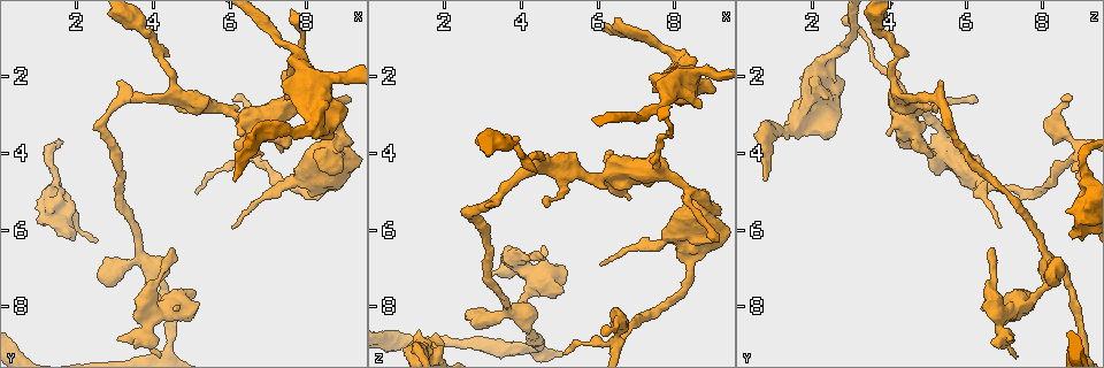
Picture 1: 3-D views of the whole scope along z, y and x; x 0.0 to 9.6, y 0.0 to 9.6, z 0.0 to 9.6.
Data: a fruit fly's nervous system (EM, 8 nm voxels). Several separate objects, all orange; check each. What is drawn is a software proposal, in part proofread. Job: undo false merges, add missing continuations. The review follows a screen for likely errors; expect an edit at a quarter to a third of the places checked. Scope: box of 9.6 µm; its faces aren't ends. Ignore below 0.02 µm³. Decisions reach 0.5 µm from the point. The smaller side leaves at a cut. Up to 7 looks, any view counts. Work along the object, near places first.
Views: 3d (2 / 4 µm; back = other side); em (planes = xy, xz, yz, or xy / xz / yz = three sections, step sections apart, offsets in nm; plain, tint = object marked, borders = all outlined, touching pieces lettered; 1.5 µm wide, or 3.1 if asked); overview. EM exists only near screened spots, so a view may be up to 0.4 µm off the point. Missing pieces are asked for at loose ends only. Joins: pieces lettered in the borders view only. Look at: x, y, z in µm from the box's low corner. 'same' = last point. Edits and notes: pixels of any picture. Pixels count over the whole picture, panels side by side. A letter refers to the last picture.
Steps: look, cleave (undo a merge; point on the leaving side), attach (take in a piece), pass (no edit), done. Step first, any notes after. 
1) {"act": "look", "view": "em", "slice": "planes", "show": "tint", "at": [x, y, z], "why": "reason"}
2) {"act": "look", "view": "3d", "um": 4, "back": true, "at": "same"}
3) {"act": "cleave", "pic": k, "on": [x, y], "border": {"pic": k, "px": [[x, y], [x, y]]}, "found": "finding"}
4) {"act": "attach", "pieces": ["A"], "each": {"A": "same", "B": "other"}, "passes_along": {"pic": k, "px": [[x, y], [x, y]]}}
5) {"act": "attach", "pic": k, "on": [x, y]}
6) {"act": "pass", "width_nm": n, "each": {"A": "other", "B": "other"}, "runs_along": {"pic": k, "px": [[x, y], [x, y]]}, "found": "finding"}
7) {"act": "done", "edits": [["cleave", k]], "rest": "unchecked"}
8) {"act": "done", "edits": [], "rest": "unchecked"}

{"act": "look", "view": "em", "slice": "planes", "show": "plain", "at": [7.55, 4.80, 6.45], "why": "thick turns thin"}

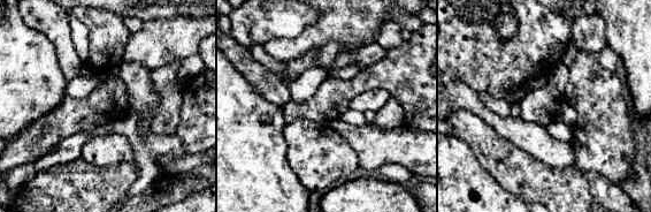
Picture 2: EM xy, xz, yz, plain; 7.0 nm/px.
{"act": "look", "view": "em", "slice": "planes", "show": "borders", "at": "same"}

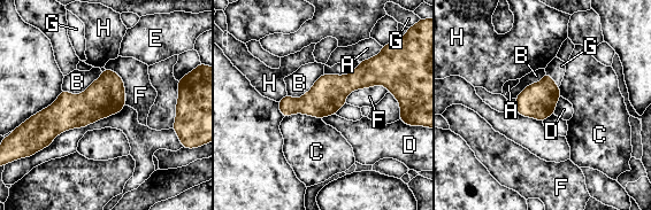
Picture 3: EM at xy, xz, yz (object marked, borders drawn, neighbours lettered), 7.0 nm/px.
{"act": "pass", "width_nm": 260, "each": {"A": "other", "B": "other", "C": "other", "D": "other", "E": "other", "F": "other", "G": "other", "H": "other"}, "found": "all the same cell"}

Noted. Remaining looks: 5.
{"act": "look", "view": "em", "slice": "planes", "show": "borders", "at": [6.15, 4.70, 0.75], "why": "thin end"}

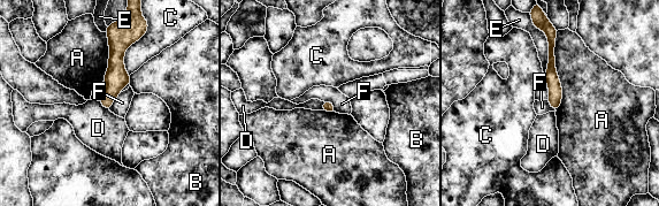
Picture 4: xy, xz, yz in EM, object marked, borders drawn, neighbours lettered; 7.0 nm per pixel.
{"act": "pass", "each": {"A": "other", "B": "other", "C": "other", "D": "other", "E": "other", "F": "other"}, "runs_along": {"pic": 4, "px": [[115, 35], [116, 77], [107, 105]]}, "found": "no lettered piece goes on from it"}

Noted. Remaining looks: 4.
{"act": "look", "view": "3d", "um": 4, "at": [3.60, 0.65, 3.70], "why": "calibre changes"}

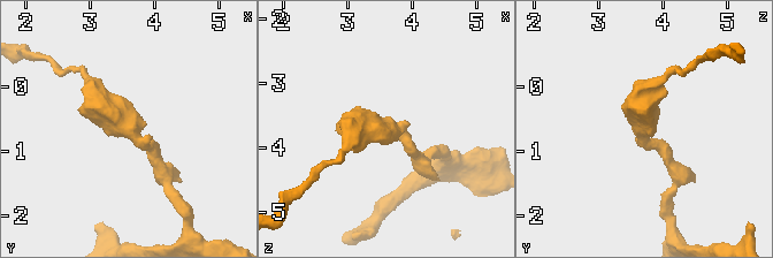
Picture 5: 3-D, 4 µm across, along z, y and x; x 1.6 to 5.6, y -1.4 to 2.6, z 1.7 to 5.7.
{"act": "look", "view": "em", "slice": "planes", "show": "borders", "at": [3.60, 0.60, 3.75], "why": "now the EM"}

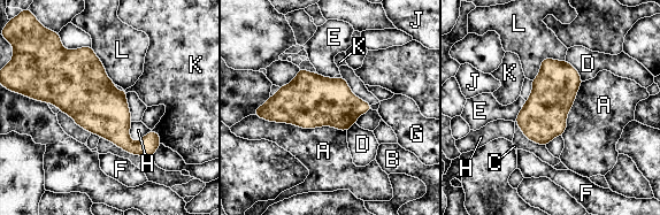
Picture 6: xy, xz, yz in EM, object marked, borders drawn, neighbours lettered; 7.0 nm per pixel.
{"act": "pass", "longest_contact_nm": ["A", 650], "each": {"A": "other", "B": "other", "C": "other", "D": "other", "E": "other", "F": "other", "G": "other", "H": "other", "J": "other", "K": "other", "L": "other"}, "border": {"pic": 6, "px": [[254, 114], [346, 131]]}, "found": "all the same cell"}

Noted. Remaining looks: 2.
{"act": "done", "edits": [], "rest": "unchecked"}

